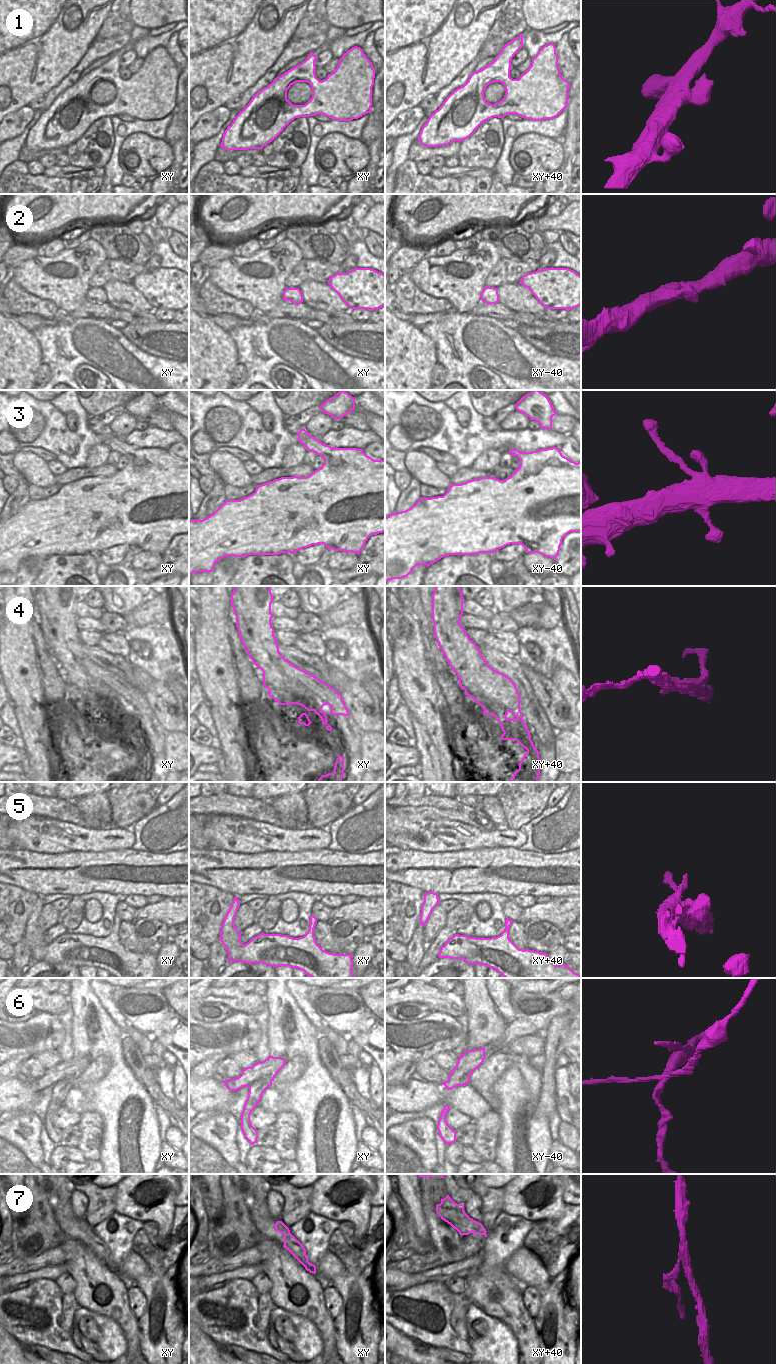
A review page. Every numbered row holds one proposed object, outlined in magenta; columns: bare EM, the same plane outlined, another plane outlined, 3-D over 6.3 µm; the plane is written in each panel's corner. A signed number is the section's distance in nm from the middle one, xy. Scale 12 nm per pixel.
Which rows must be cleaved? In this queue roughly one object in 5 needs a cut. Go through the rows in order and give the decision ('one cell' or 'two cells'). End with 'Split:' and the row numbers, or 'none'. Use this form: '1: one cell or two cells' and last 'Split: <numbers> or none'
1: one cell
2: one cell
3: one cell
4: two cells
5: one cell
6: two cells
7: two cells
Split: 4, 6, 7

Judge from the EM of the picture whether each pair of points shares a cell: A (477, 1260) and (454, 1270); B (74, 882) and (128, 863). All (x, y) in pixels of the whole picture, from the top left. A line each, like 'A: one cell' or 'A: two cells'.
A: one cell
B: one cell

